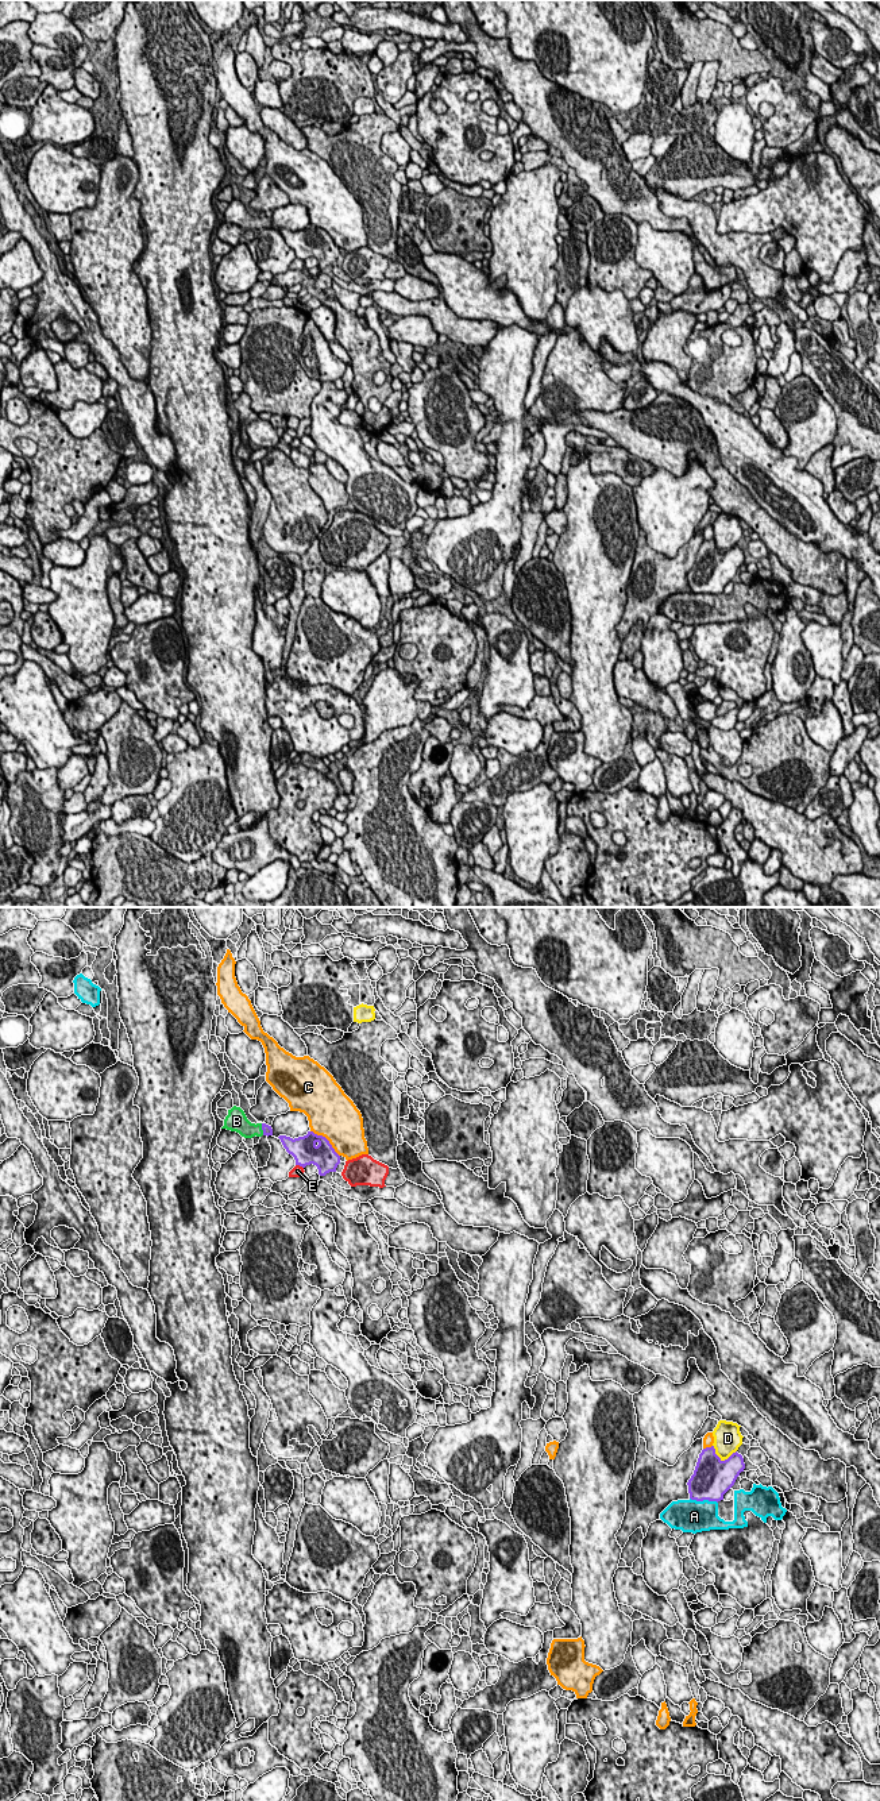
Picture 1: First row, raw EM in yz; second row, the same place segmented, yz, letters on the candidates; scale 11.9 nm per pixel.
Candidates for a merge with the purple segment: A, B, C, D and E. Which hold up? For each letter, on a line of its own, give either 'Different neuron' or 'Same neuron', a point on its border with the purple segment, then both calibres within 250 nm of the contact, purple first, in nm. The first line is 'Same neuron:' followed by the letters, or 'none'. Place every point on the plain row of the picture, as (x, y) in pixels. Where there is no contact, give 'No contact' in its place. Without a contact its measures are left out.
Same neuron: B
A: Different neuron. Touches purple at yz (703, 592). Thickness 460 nm (purple) against 380 nm
B: Same neuron. Touches purple at yz (262, 222). Thickness 120 nm (purple) against 200 nm
C: Different neuron. Touches purple at yz (327, 232). Thickness 300 nm (purple) against 500 nm
D: Different neuron. Touches purple at yz (722, 554). Thickness 460 nm (purple) against 320 nm
E: Different neuron. Touches purple at yz (300, 258). Thickness 300 nm (purple) against 140 nm

